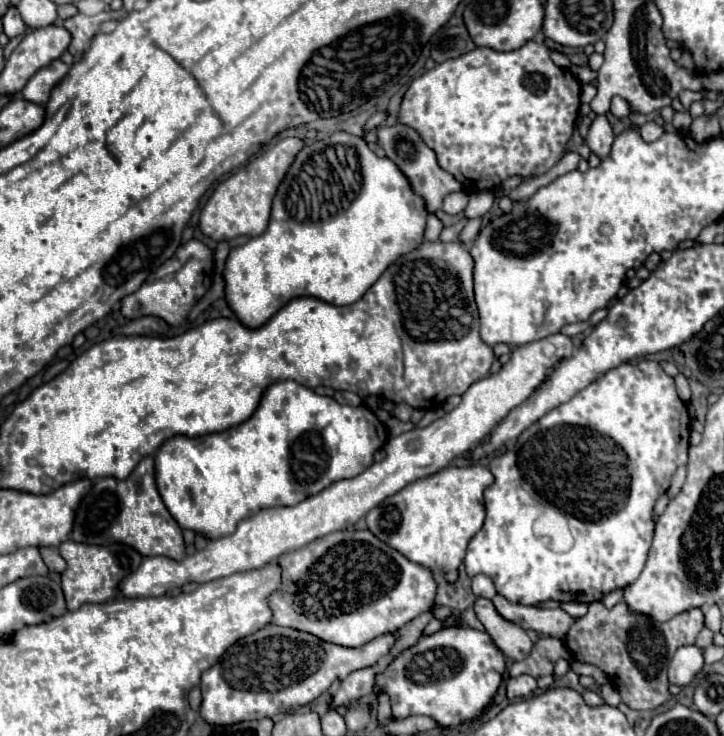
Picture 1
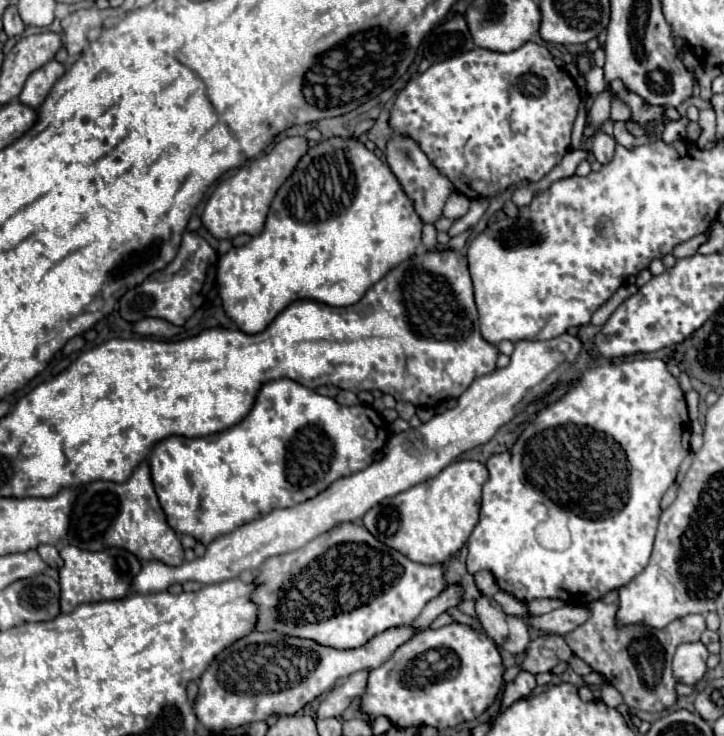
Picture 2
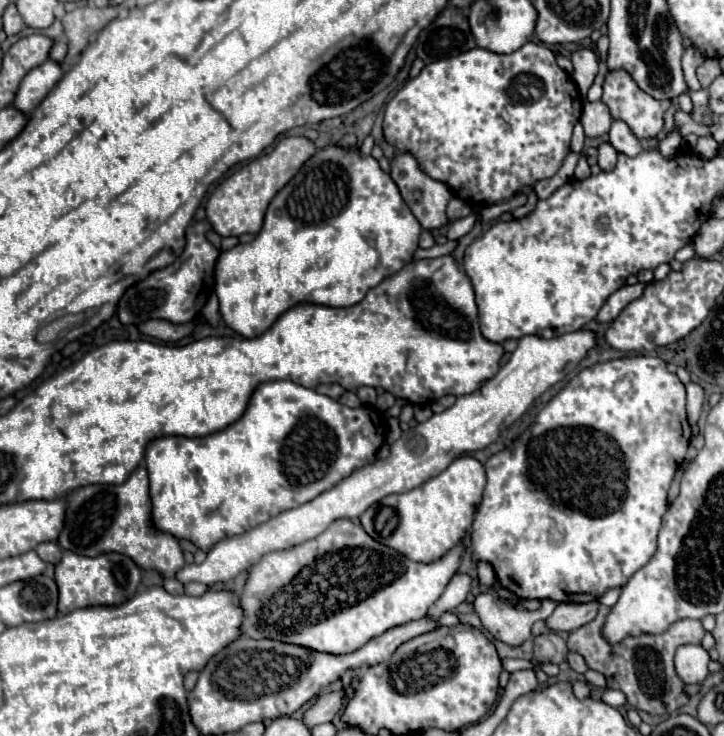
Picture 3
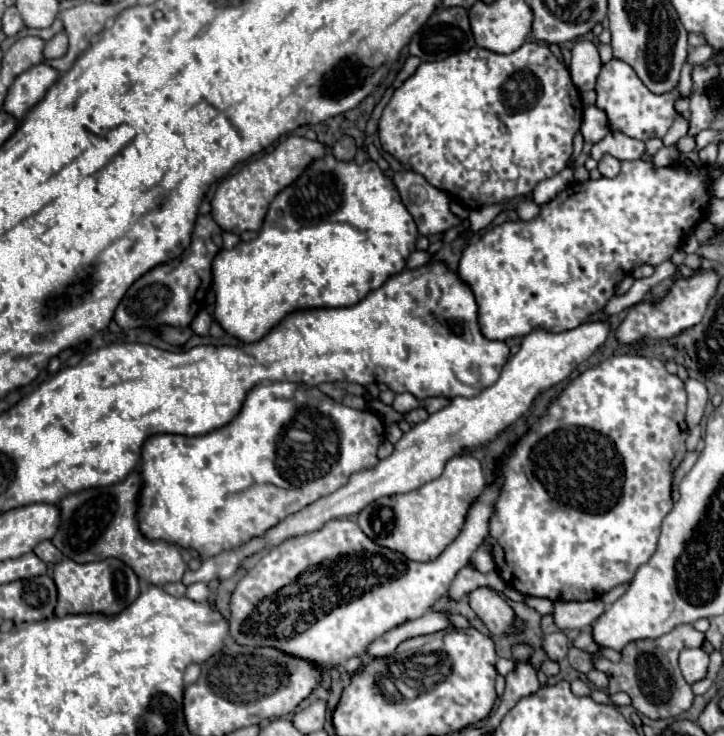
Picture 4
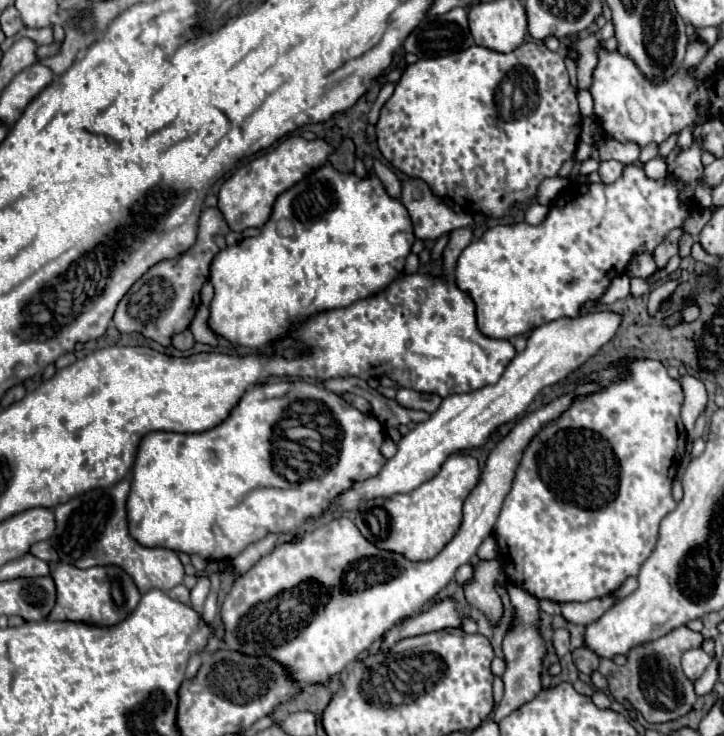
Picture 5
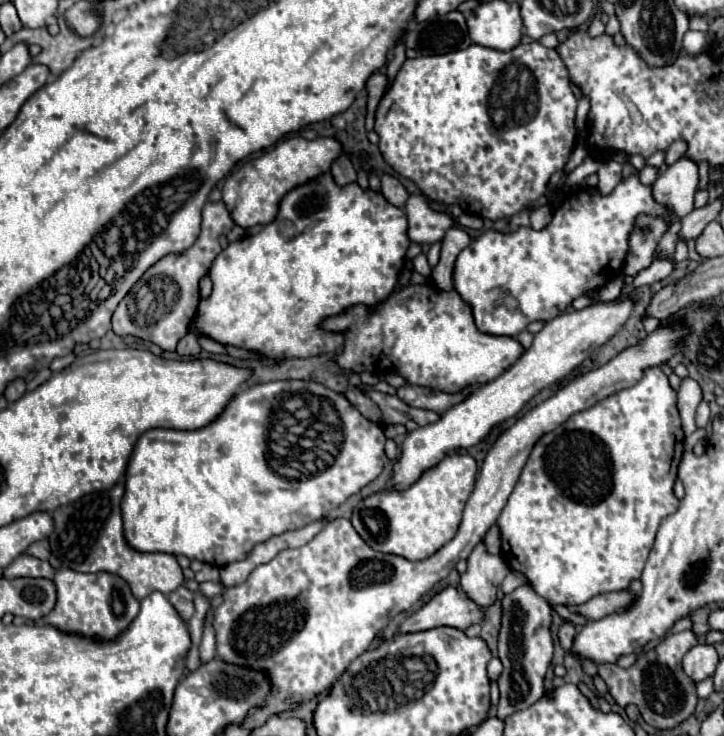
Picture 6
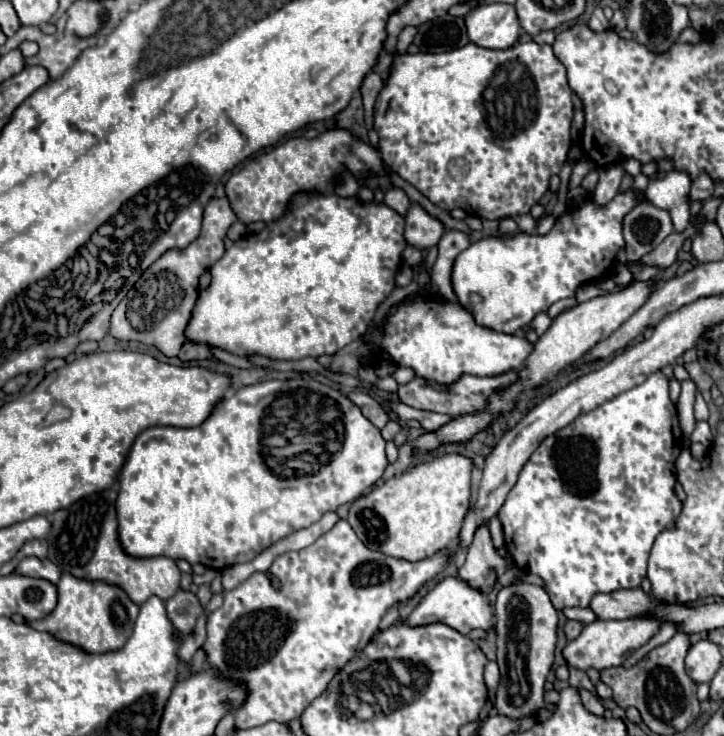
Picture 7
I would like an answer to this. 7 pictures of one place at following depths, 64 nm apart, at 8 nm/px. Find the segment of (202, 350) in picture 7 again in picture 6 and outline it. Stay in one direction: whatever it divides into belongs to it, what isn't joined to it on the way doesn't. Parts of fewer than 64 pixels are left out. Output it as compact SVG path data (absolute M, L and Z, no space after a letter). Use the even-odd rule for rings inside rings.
M188 332L188 334L180 340L176 352L178 352L180 356L192 356L192 358L196 358L196 356L200 356L202 346L198 344L198 338L196 338L192 332Z

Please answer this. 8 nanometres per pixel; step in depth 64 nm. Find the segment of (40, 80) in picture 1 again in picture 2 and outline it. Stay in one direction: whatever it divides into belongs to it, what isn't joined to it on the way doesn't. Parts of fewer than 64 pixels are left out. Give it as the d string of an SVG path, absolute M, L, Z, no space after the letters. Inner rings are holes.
M50 60L48 64L44 64L42 68L38 68L36 72L32 72L18 96L20 104L28 106L28 108L38 108L42 104L42 100L48 96L50 88L54 86L54 82L64 74L64 66L56 60Z

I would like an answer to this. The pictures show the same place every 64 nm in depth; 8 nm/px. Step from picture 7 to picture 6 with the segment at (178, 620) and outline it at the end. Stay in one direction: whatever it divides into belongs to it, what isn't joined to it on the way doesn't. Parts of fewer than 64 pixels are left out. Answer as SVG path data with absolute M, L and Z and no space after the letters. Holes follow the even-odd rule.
M178 586L174 592L168 594L168 600L170 600L170 604L176 608L178 616L180 616L184 622L188 622L188 620L192 618L192 614L194 614L194 594L192 594L188 588Z

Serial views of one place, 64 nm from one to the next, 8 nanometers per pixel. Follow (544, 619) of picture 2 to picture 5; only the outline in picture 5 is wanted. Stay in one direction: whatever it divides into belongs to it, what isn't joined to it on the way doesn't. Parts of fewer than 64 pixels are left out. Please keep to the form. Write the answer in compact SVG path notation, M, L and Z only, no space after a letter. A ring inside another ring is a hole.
M604 596L604 598L594 598L594 600L588 600L588 602L568 602L568 604L562 604L562 614L566 620L574 622L574 624L592 624L596 622L606 610L610 610L618 600L614 596Z

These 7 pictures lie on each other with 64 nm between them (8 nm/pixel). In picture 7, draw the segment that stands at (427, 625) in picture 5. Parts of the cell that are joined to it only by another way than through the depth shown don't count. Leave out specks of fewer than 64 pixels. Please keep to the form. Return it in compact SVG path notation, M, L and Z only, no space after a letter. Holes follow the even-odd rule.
M446 576L442 582L438 582L414 608L414 612L408 616L408 624L420 626L420 624L430 624L430 622L442 622L460 634L468 636L470 630L482 628L482 630L494 630L494 608L488 602L488 598L478 590L472 588L466 580L462 578L452 578Z

